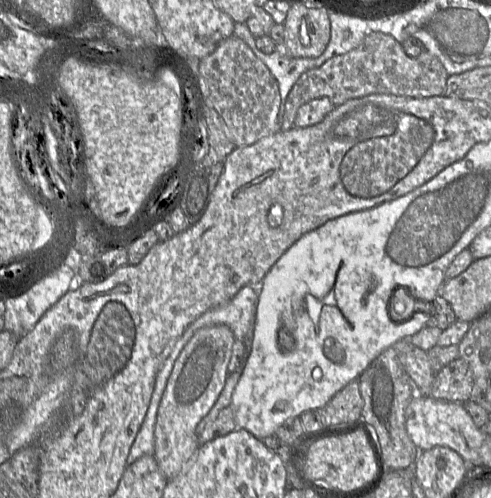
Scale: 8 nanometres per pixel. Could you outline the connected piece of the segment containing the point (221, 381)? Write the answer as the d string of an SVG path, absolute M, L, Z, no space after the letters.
M214 325L198 330L190 339L174 363L165 391L161 398L154 431L154 454L164 476L170 480L178 476L200 448L196 427L209 413L219 398L228 376L228 364L236 338L226 325Z

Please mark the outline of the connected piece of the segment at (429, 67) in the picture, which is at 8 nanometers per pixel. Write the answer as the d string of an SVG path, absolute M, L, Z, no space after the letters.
M380 32L370 33L355 49L334 56L320 67L301 74L288 94L280 130L291 129L298 109L316 98L327 97L337 107L350 99L370 94L413 98L444 96L448 77L441 62L428 51L424 50L419 56L412 58L403 51L401 43L390 35Z

